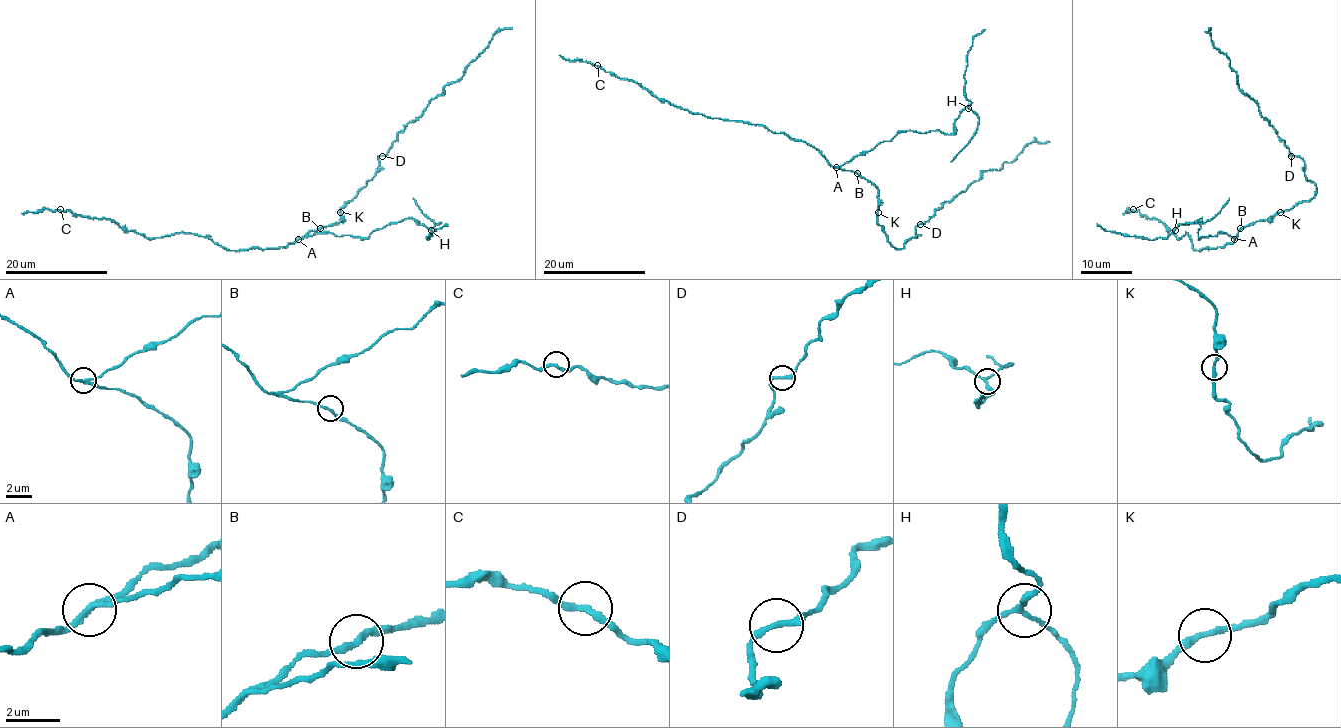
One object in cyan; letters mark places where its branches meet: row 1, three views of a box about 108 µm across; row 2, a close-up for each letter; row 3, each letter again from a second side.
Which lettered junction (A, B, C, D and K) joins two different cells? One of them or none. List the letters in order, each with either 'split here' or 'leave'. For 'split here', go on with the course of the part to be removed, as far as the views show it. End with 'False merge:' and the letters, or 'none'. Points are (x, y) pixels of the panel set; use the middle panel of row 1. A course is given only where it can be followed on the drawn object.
A: split here; course (835, 166), (901, 132), (951, 134), (971, 102), (963, 74), (972, 38), (985, 29)
B: leave
C: leave
D: leave
K: leave
False merge: A

